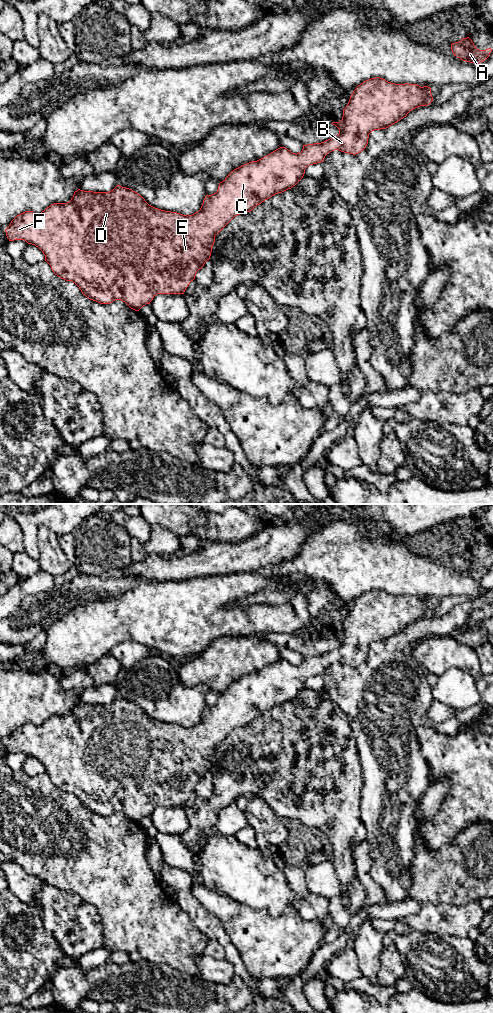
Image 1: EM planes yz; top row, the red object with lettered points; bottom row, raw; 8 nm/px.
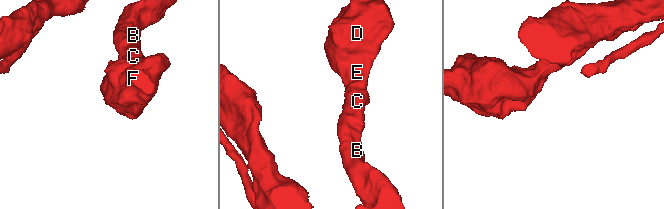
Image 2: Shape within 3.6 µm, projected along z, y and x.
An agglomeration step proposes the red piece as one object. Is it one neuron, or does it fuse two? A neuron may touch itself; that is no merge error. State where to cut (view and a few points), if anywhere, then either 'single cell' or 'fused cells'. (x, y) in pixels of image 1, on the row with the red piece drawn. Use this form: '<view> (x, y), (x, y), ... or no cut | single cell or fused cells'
no cut | single cell

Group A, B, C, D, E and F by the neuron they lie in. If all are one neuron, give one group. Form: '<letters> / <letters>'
A B C D E F

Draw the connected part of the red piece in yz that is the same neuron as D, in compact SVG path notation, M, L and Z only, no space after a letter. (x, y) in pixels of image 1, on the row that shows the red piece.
M376 77L371 78L356 87L353 93L350 96L349 102L347 106L343 109L343 117L340 122L332 122L339 129L339 134L324 141L321 143L307 144L303 145L303 149L300 153L292 153L285 147L280 147L270 154L264 156L263 158L257 161L251 161L246 163L233 171L231 171L228 176L219 183L218 190L216 193L212 195L206 195L203 204L200 210L192 215L183 215L177 212L165 211L158 208L155 208L149 205L145 199L139 195L137 192L132 189L122 187L117 185L113 190L109 192L93 192L93 191L84 191L78 189L74 192L73 197L67 203L54 203L47 207L44 211L39 214L34 213L33 211L25 211L19 215L17 215L10 223L10 225L5 229L6 236L9 241L14 240L24 240L28 244L35 245L38 247L43 254L45 255L45 261L51 266L52 271L55 275L64 279L66 281L72 281L75 283L82 294L85 295L90 300L96 301L100 304L110 304L115 300L121 300L125 302L131 309L135 311L139 311L146 304L150 304L153 298L157 294L184 294L186 288L190 284L191 281L195 279L196 273L200 270L205 262L210 259L212 247L215 242L215 236L222 231L222 229L237 215L247 213L252 211L257 205L261 204L265 200L274 196L275 194L282 193L288 189L291 189L295 186L304 176L305 169L309 165L317 164L324 161L325 156L334 151L339 150L344 153L349 153L356 155L363 151L367 144L369 134L374 130L386 129L389 126L397 123L401 119L407 116L407 114L420 106L427 106L433 101L433 97L431 94L431 88L428 86L419 86L416 84L395 84L386 81L383 78Z

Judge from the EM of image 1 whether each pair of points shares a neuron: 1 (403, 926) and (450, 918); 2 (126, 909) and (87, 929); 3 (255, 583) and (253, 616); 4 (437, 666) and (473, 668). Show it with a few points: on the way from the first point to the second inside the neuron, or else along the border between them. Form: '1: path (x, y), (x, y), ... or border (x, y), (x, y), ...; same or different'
1: path (415, 922), (438, 919); same
2: border (88, 902), (96, 908), (100, 916), (103, 945); different
3: path (236, 587), (216, 607), (224, 617), (234, 617); same
4: path (446, 661), (464, 661); same

